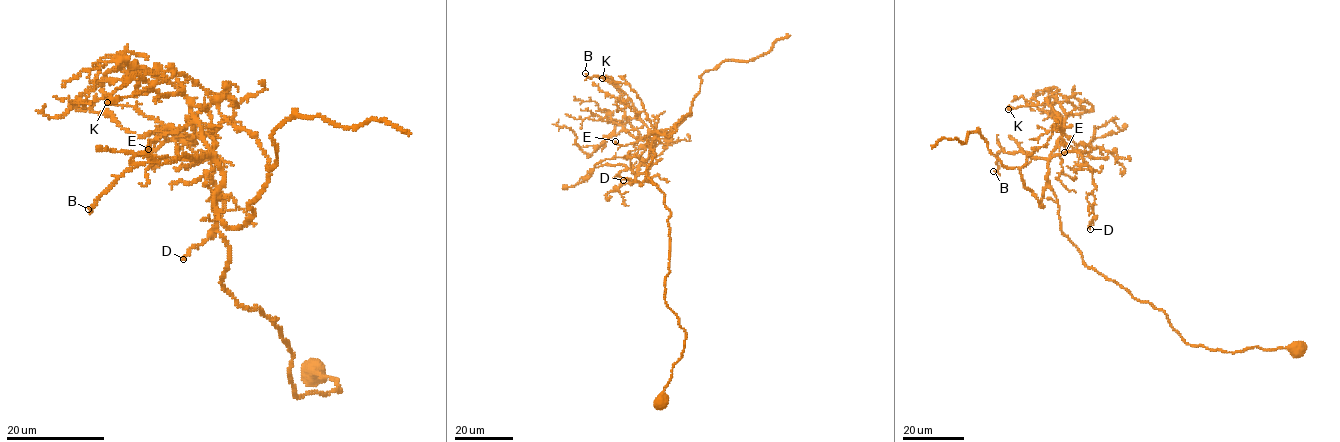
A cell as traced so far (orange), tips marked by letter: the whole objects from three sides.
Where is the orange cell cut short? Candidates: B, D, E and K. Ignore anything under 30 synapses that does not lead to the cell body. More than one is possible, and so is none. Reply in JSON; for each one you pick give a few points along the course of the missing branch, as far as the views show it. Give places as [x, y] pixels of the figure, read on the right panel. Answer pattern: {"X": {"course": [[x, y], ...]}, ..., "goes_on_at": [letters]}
{"goes_on_at": []}

